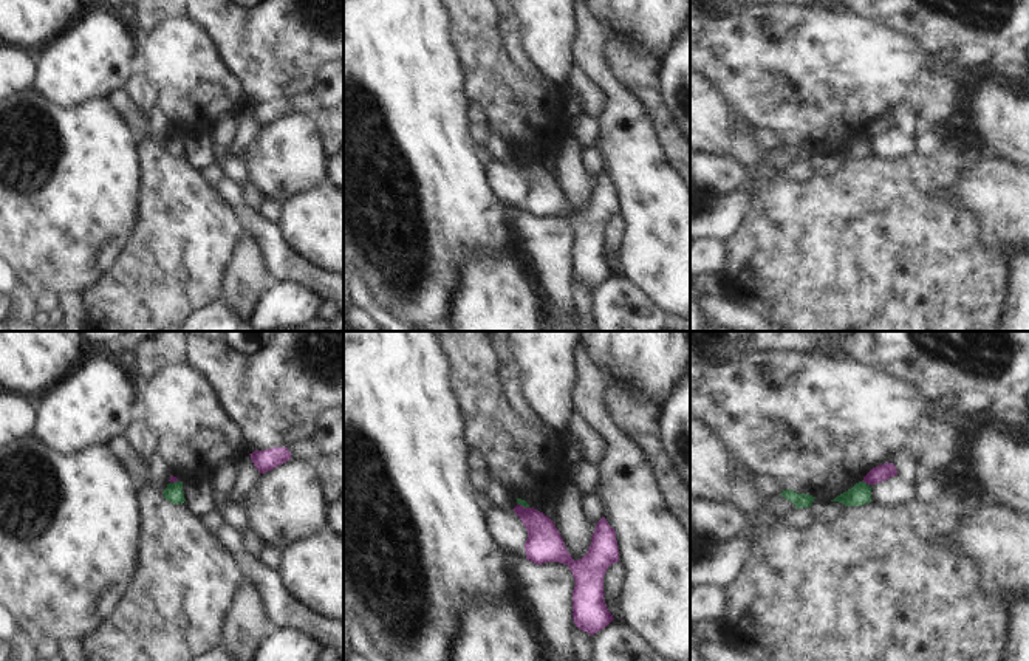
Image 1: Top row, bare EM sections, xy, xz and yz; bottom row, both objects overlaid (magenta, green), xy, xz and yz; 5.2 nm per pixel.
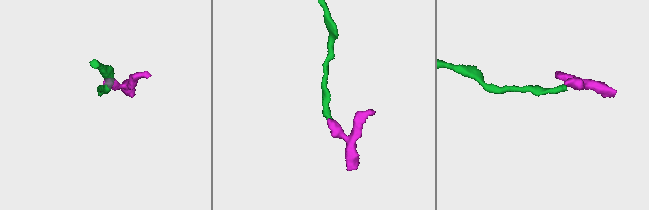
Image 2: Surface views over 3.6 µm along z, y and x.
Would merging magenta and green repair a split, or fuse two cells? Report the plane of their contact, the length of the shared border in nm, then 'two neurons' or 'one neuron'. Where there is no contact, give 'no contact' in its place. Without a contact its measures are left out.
meets magenta in yz; contact 50 nm long; two neurons

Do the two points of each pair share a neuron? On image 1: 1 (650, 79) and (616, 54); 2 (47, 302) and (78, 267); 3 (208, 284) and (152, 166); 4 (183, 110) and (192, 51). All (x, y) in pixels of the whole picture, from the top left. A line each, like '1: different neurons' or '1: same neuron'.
1: same neuron
2: different neurons
3: same neuron
4: same neuron

